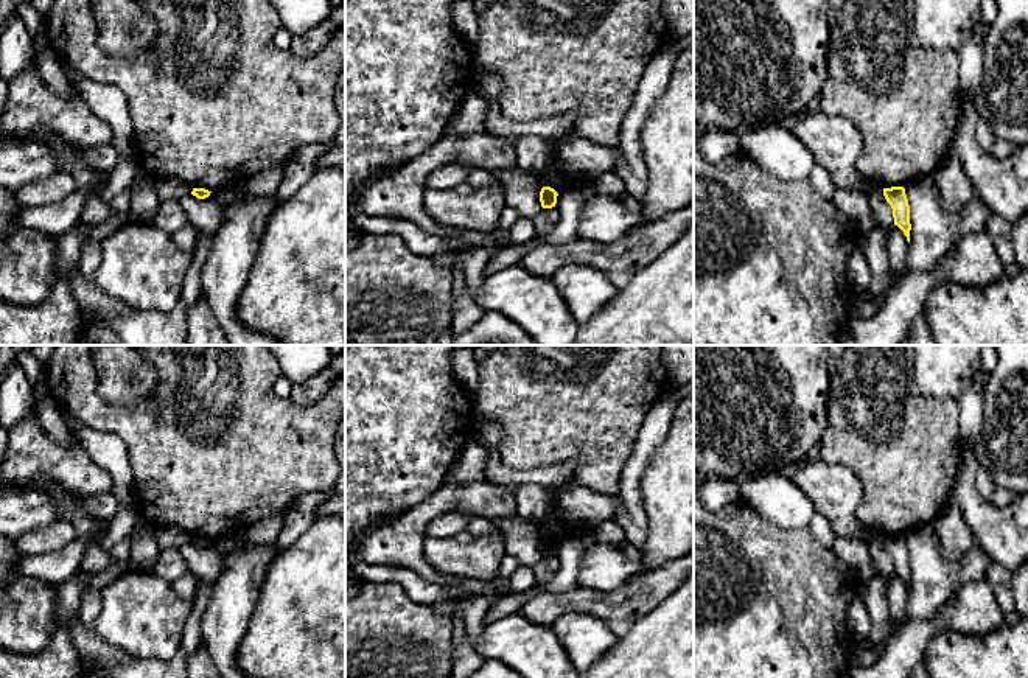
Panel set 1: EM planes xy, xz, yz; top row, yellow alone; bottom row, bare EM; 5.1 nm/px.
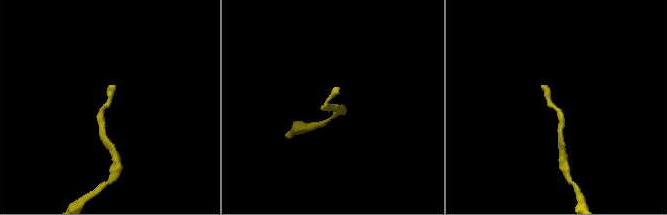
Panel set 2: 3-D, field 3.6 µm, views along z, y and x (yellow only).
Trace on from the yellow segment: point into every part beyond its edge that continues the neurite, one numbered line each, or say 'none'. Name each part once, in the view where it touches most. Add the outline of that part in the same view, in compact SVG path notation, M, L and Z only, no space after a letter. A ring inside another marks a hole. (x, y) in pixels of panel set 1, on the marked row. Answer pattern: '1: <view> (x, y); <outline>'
none

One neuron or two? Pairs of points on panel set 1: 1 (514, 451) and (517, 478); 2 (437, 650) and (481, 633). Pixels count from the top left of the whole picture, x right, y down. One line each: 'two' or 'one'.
1: two
2: two

